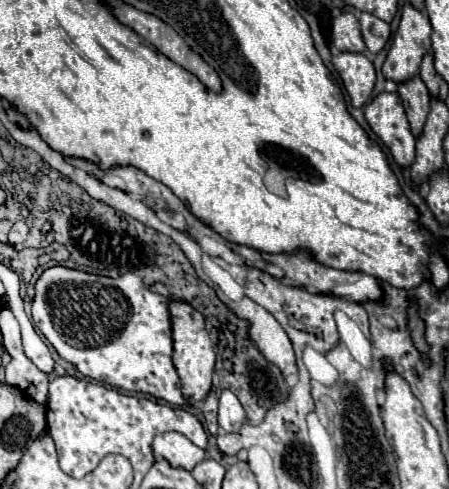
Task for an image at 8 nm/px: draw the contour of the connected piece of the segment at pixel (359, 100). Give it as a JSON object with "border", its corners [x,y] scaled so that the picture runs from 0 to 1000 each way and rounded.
{"border":[[[755,108],[742,117],[742,137],[764,162],[786,219],[808,219],[835,174],[835,137],[808,108]]]}

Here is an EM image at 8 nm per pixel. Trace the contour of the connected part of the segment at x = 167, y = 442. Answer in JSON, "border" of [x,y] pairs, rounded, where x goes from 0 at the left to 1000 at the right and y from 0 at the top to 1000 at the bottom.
{"border":[[[394,881],[350,890],[341,902],[341,922],[345,935],[363,935],[385,947],[385,955],[412,955],[416,963],[457,939],[457,922]]]}

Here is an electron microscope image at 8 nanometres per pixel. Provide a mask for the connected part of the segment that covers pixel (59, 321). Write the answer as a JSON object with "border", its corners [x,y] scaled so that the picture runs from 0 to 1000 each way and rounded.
{"border":[[[122,542],[100,550],[78,579],[69,644],[78,669],[100,685],[100,693],[145,738],[163,742],[180,767],[292,804],[341,808],[350,816],[367,816],[372,824],[403,832],[412,816],[403,808],[403,783],[381,738],[385,697],[372,624],[376,611],[332,595],[318,583],[314,566],[301,558],[278,558],[261,571],[247,571]]]}

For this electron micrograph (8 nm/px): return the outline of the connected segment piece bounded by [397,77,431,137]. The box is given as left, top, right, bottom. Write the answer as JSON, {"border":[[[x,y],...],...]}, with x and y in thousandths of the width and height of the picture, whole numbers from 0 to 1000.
{"border":[[[920,157],[920,162],[902,166],[902,170],[893,170],[884,190],[889,190],[893,207],[898,207],[898,219],[902,219],[911,256],[915,256],[915,272],[924,280],[933,280],[938,268],[942,268],[951,231],[955,231],[955,211],[960,211],[955,186],[951,186],[947,170],[938,170],[933,157]]]}

